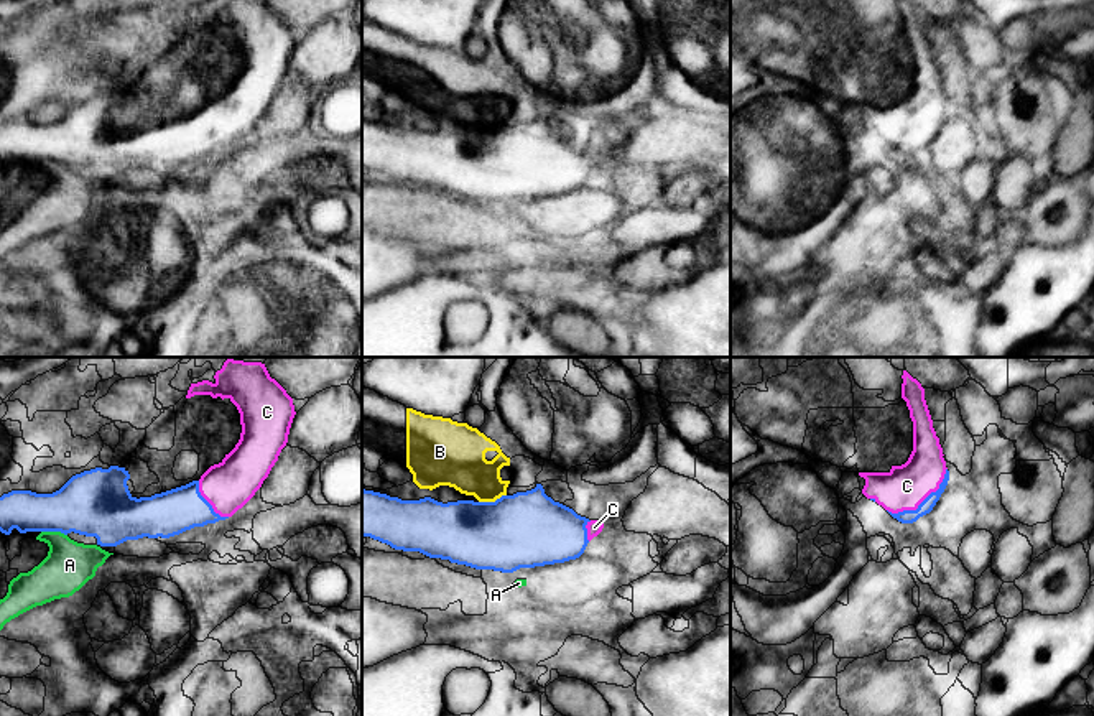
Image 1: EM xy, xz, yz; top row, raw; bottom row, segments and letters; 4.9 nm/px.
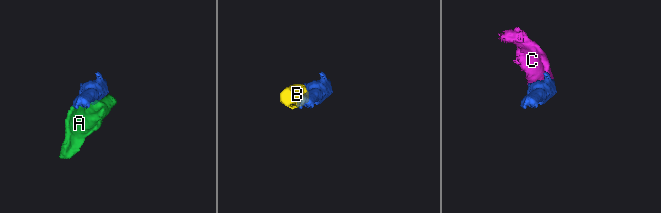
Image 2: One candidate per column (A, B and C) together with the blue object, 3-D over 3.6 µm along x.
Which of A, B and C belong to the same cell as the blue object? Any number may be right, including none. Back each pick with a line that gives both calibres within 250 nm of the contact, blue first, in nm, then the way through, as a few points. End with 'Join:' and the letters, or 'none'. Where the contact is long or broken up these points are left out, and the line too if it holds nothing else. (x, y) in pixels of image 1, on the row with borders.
C: 70/220 nm
Join: C

